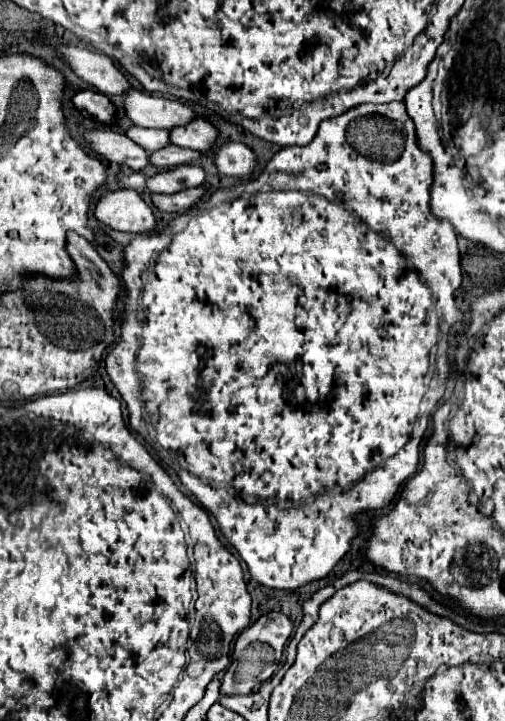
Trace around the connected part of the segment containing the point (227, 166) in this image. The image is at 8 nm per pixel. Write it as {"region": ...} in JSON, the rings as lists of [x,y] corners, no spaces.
{"region":[[[229,141],[215,149],[215,167],[221,175],[247,179],[251,177],[255,165],[257,165],[257,159],[253,151],[243,143]]]}

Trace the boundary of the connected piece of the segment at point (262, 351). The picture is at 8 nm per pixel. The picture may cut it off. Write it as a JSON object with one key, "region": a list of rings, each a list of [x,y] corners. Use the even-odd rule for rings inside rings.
{"region":[[[387,103],[387,105],[357,105],[357,107],[353,107],[353,109],[351,109],[351,111],[347,111],[347,113],[343,113],[343,115],[337,115],[337,117],[331,117],[331,119],[323,119],[323,123],[319,123],[319,129],[317,129],[317,135],[315,135],[315,137],[313,137],[313,141],[311,141],[311,143],[309,143],[309,145],[305,145],[305,147],[287,147],[287,149],[281,149],[281,151],[279,151],[279,153],[275,153],[275,155],[273,155],[273,159],[271,159],[271,161],[269,161],[269,163],[267,163],[267,165],[265,165],[265,169],[263,169],[263,171],[261,171],[261,175],[259,175],[259,177],[257,177],[257,179],[253,179],[253,181],[249,181],[249,183],[245,183],[245,185],[237,185],[237,187],[227,187],[227,189],[217,189],[217,191],[215,191],[215,193],[211,193],[211,195],[209,195],[209,197],[207,197],[207,199],[203,199],[203,201],[199,201],[199,203],[197,203],[197,207],[191,207],[191,209],[189,209],[189,211],[187,211],[187,215],[185,215],[185,217],[187,217],[187,227],[185,227],[185,229],[183,229],[183,231],[179,231],[179,233],[175,233],[175,235],[173,235],[173,239],[171,239],[171,245],[169,245],[169,237],[161,237],[161,235],[137,235],[137,237],[135,237],[135,239],[133,239],[133,241],[129,241],[129,243],[127,243],[127,245],[125,245],[125,247],[123,247],[123,263],[125,263],[125,261],[127,261],[127,265],[123,265],[123,269],[121,269],[121,275],[119,275],[119,277],[121,277],[121,281],[123,281],[123,289],[127,289],[127,297],[125,297],[125,307],[123,307],[123,311],[121,311],[121,315],[119,315],[119,317],[121,317],[121,341],[119,341],[119,343],[117,343],[117,345],[115,345],[115,349],[111,349],[111,351],[109,351],[109,355],[107,355],[107,359],[105,359],[105,367],[107,367],[107,375],[109,375],[109,379],[111,379],[111,381],[113,381],[113,385],[115,385],[115,387],[117,387],[117,391],[119,391],[119,393],[121,393],[121,397],[123,397],[123,401],[125,401],[125,403],[127,403],[127,404],[128,404],[128,410],[129,410],[129,424],[130,424],[130,428],[131,428],[131,430],[134,430],[134,429],[135,429],[135,430],[139,430],[139,431],[142,431],[142,432],[144,432],[144,427],[143,427],[143,418],[142,418],[142,417],[141,417],[141,415],[140,415],[140,410],[141,410],[141,406],[137,406],[137,403],[136,403],[136,404],[135,404],[135,403],[133,403],[133,402],[132,402],[132,403],[131,403],[131,402],[130,402],[130,403],[129,403],[129,402],[127,402],[127,401],[129,401],[129,400],[128,400],[128,399],[133,399],[133,392],[137,392],[137,375],[141,375],[141,379],[143,379],[143,399],[145,399],[145,409],[147,409],[147,413],[149,413],[149,417],[151,417],[151,419],[153,419],[153,425],[155,425],[155,441],[157,441],[157,445],[159,445],[159,447],[161,447],[161,449],[163,449],[163,451],[169,451],[169,453],[173,453],[173,455],[175,455],[175,459],[177,459],[177,463],[179,463],[179,465],[181,465],[181,467],[183,467],[183,469],[185,469],[185,471],[181,471],[181,473],[179,473],[179,479],[181,479],[181,483],[183,483],[183,485],[185,485],[185,487],[187,487],[187,489],[189,489],[189,491],[191,491],[191,495],[193,495],[193,497],[195,497],[195,499],[197,499],[197,501],[199,501],[199,505],[203,505],[203,509],[205,509],[205,511],[209,511],[209,515],[210,515],[210,519],[211,519],[211,525],[213,525],[213,529],[215,529],[215,533],[217,533],[217,537],[219,537],[219,541],[221,541],[221,545],[223,545],[223,547],[226,547],[226,544],[225,544],[225,541],[227,541],[227,543],[229,543],[229,545],[231,545],[231,547],[232,547],[232,548],[233,548],[233,549],[234,549],[234,550],[235,550],[235,551],[236,551],[236,553],[234,553],[234,552],[231,552],[231,553],[232,553],[232,554],[233,554],[233,555],[235,555],[235,557],[237,557],[237,558],[238,558],[238,559],[239,559],[239,561],[240,561],[240,564],[241,564],[241,562],[243,562],[243,563],[244,563],[244,564],[245,564],[245,565],[246,565],[246,566],[247,566],[247,569],[248,569],[248,572],[247,572],[247,574],[244,574],[244,577],[243,577],[243,579],[244,579],[244,581],[245,581],[245,577],[247,577],[247,579],[251,579],[251,581],[253,581],[253,583],[257,583],[257,585],[259,585],[259,583],[263,583],[263,585],[265,585],[265,587],[271,587],[271,589],[297,589],[297,587],[301,587],[301,585],[307,585],[307,583],[311,583],[311,581],[315,581],[315,579],[323,579],[323,577],[327,577],[327,575],[329,575],[329,573],[331,573],[331,571],[333,571],[333,567],[335,567],[335,565],[337,565],[337,563],[339,563],[339,561],[341,561],[341,557],[343,557],[343,555],[345,555],[345,553],[347,553],[347,551],[349,551],[349,549],[351,549],[351,541],[353,541],[353,539],[355,539],[355,537],[357,537],[357,535],[359,535],[359,521],[357,521],[357,517],[359,517],[359,515],[361,515],[361,513],[365,513],[365,511],[379,511],[379,509],[383,509],[383,507],[387,507],[387,505],[389,505],[389,503],[391,503],[391,501],[393,501],[393,497],[395,497],[395,495],[397,495],[397,491],[399,491],[399,487],[401,487],[401,485],[403,485],[403,483],[405,483],[405,481],[407,481],[407,479],[409,479],[409,477],[411,477],[411,475],[413,475],[413,473],[415,473],[415,471],[417,471],[417,465],[419,465],[419,443],[421,443],[421,441],[423,441],[423,435],[425,435],[425,431],[427,431],[427,425],[429,425],[429,422],[430,422],[430,420],[431,420],[431,417],[432,417],[432,415],[433,415],[433,411],[435,411],[435,410],[436,410],[436,408],[437,408],[437,405],[438,405],[438,403],[439,403],[439,401],[440,401],[440,400],[441,400],[441,398],[443,398],[443,396],[444,396],[444,393],[445,393],[445,383],[446,383],[446,382],[447,382],[447,381],[448,381],[448,380],[449,380],[449,379],[450,379],[450,378],[451,378],[451,377],[452,377],[452,375],[453,375],[453,371],[452,371],[452,370],[451,370],[451,367],[450,367],[450,363],[451,363],[451,359],[450,359],[450,357],[451,357],[451,355],[450,355],[450,354],[449,354],[449,353],[445,353],[445,354],[442,354],[442,355],[441,355],[441,356],[440,356],[440,357],[439,357],[439,358],[438,358],[438,359],[437,359],[437,353],[439,353],[439,341],[441,341],[441,339],[443,339],[443,331],[445,331],[445,335],[449,335],[449,331],[451,331],[451,329],[453,329],[453,325],[455,325],[455,323],[461,323],[461,317],[459,317],[459,313],[461,313],[461,311],[459,311],[459,309],[457,309],[457,305],[455,305],[455,291],[459,291],[459,289],[461,289],[461,267],[459,267],[459,249],[457,249],[457,235],[455,235],[455,231],[451,231],[451,225],[449,225],[449,223],[437,223],[437,219],[435,219],[435,217],[433,217],[433,215],[431,215],[431,213],[429,213],[429,195],[427,195],[427,187],[431,187],[431,159],[427,159],[427,155],[423,155],[423,151],[419,151],[419,149],[417,149],[417,143],[415,143],[415,127],[413,127],[413,123],[411,123],[411,117],[409,117],[409,115],[407,115],[407,111],[405,111],[405,103]],[[151,259],[155,259],[155,265],[153,265],[153,269],[151,269],[151,273],[149,273],[149,275],[147,275],[147,277],[145,277],[145,285],[143,285],[143,291],[141,291],[141,271],[143,271],[143,269],[145,269],[145,267],[149,267],[149,263],[151,263]],[[141,325],[143,325],[143,331],[163,331],[163,335],[167,335],[167,339],[179,339],[179,343],[183,343],[183,363],[171,363],[171,359],[159,359],[159,363],[139,363],[139,373],[137,373],[137,371],[136,371],[136,369],[137,369],[137,366],[136,366],[136,361],[135,361],[135,351],[137,351],[137,349],[139,349],[139,335],[141,335]],[[437,373],[438,373],[438,377],[439,377],[439,383],[435,383],[435,385],[434,385],[434,386],[433,386],[433,387],[434,387],[434,388],[433,388],[433,389],[431,389],[431,390],[430,390],[430,391],[429,391],[429,387],[431,387],[431,381],[433,381],[433,379],[435,379],[435,375],[437,375]],[[243,459],[267,459],[267,463],[243,463]],[[205,479],[209,479],[209,481],[215,481],[215,483],[225,483],[225,485],[229,485],[229,487],[231,487],[231,489],[233,489],[233,491],[235,491],[235,493],[237,493],[237,495],[241,495],[241,497],[243,497],[243,499],[249,499],[249,497],[255,497],[255,499],[257,499],[257,501],[259,501],[259,502],[246,502],[246,503],[245,503],[245,501],[243,501],[243,499],[241,499],[241,497],[237,497],[237,495],[231,495],[231,493],[227,493],[227,491],[225,491],[225,489],[217,489],[217,487],[211,487],[211,485],[209,485],[209,481],[205,481]],[[335,487],[339,487],[339,489],[347,489],[347,487],[351,487],[351,489],[349,489],[349,491],[345,491],[345,493],[341,493],[341,495],[323,495],[323,497],[319,497],[319,495],[321,495],[321,493],[323,493],[323,491],[325,491],[325,489],[335,489]],[[287,503],[303,503],[303,505],[297,505],[297,507],[291,507],[291,509],[283,509],[283,511],[277,511],[277,509],[275,509],[275,507],[268,507],[268,506],[269,506],[269,505],[275,505],[275,506],[276,506],[276,505],[287,505]]]}

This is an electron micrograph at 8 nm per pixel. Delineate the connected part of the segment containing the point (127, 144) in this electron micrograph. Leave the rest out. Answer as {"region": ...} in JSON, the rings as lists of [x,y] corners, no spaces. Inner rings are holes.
{"region":[[[91,129],[91,131],[83,133],[83,139],[91,151],[101,155],[109,163],[129,165],[135,171],[147,167],[149,153],[143,151],[137,143],[131,143],[131,139],[127,139],[127,135],[123,135],[123,133]]]}

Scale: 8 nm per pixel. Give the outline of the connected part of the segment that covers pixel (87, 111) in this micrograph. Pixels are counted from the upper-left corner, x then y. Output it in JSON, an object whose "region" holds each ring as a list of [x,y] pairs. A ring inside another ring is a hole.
{"region":[[[77,91],[71,101],[89,119],[95,119],[99,123],[111,123],[115,119],[115,107],[105,95],[97,91]]]}

